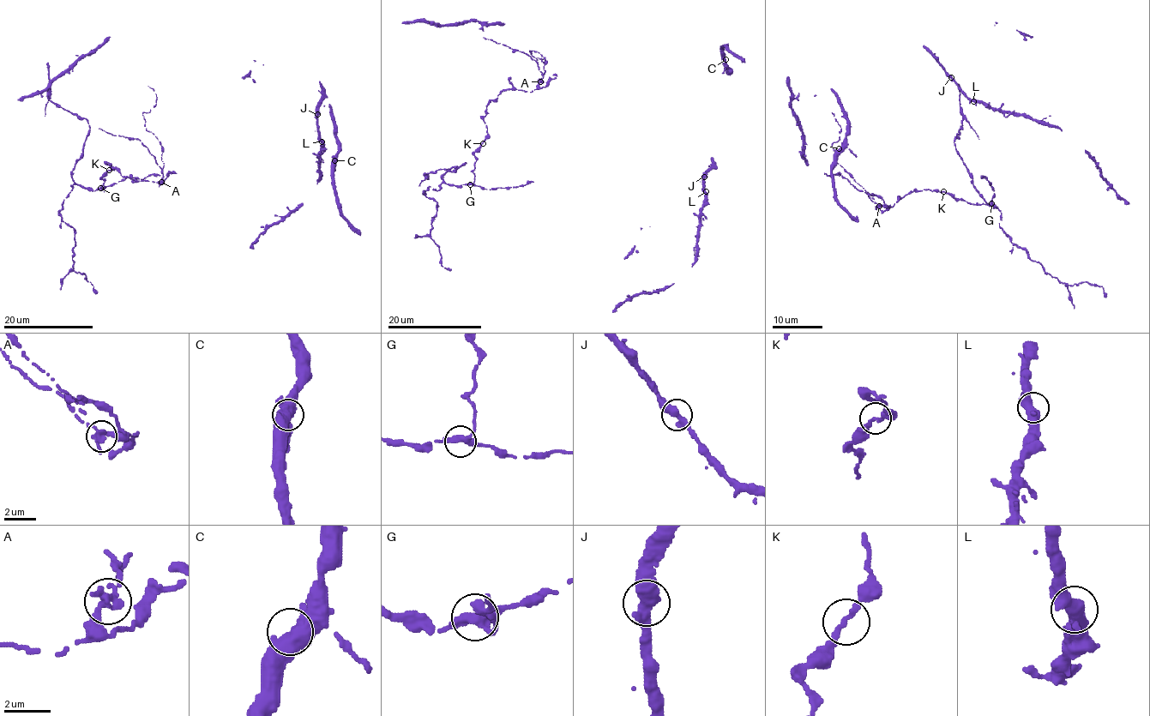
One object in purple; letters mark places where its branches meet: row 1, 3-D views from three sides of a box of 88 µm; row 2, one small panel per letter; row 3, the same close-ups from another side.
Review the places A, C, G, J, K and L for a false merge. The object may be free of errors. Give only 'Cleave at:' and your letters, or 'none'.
Cleave at: A

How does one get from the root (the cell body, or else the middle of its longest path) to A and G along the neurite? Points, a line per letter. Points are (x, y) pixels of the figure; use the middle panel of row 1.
A: (481, 143), (487, 134), (483, 117), (491, 99), (503, 90), (531, 92), (540, 81)
G: (481, 143), (480, 148), (474, 153), (475, 181), (470, 184)

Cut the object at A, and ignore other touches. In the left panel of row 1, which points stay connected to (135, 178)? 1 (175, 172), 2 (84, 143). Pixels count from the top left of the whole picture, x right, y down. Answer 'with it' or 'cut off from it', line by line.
1: with it
2: with it

